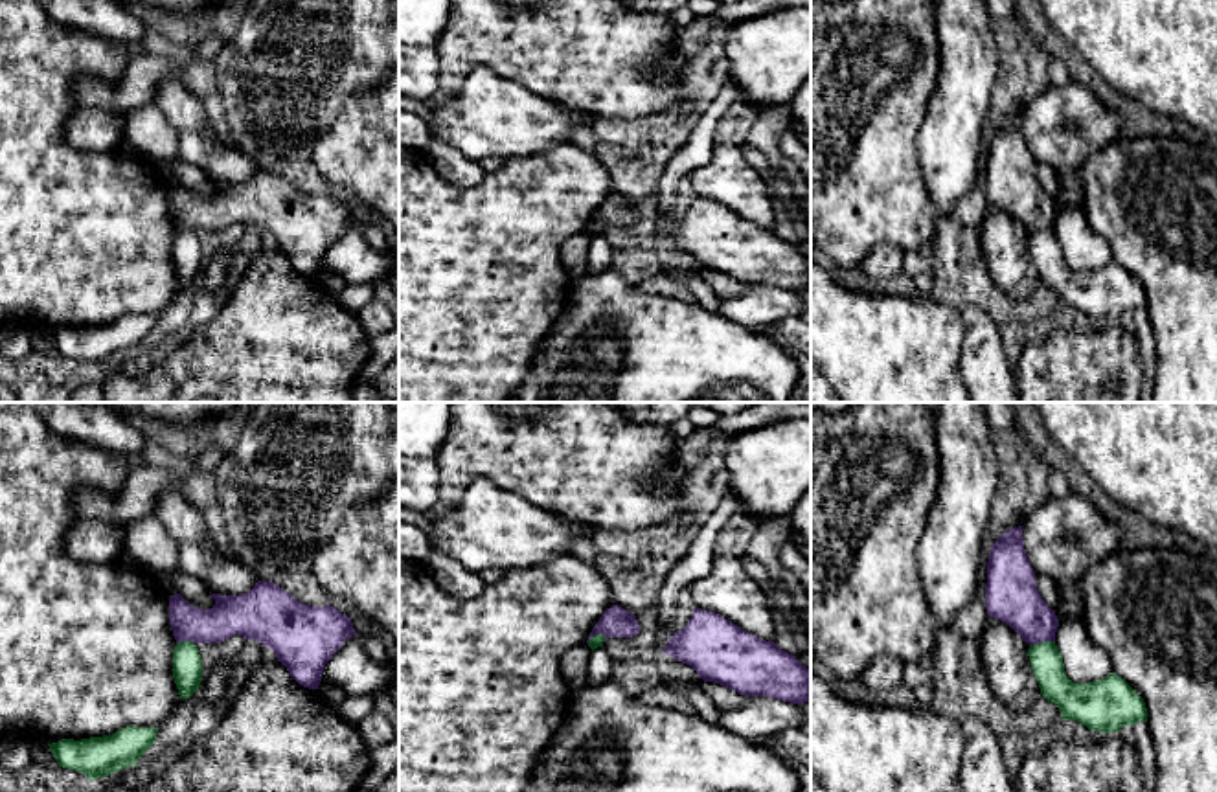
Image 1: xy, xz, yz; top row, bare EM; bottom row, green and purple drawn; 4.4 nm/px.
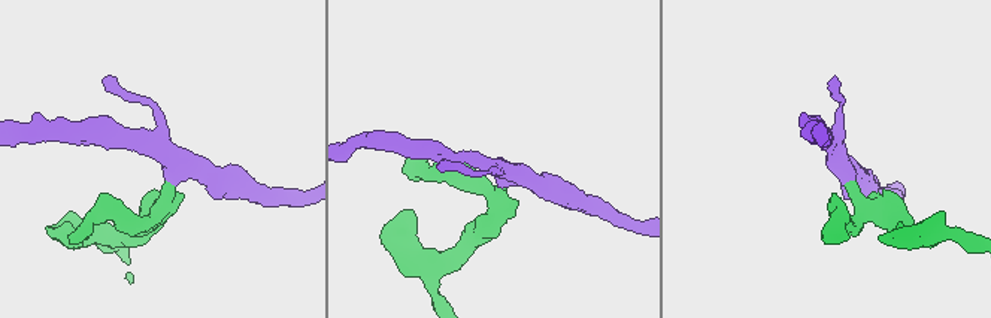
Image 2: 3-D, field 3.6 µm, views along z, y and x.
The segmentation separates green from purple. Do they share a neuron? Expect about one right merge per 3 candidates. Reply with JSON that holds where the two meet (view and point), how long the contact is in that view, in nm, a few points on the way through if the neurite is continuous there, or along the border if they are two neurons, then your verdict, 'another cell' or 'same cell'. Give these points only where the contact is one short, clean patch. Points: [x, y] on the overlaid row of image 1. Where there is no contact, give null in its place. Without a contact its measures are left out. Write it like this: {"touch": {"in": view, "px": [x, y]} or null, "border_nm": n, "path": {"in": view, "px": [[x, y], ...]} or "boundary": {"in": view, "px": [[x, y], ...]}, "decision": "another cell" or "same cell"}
{"touch": {"in": "yz", "px": [1043, 642]}, "border_nm": 110, "boundary": {"in": "yz", "px": [[1054, 640], [1030, 645]]}, "decision": "another cell"}

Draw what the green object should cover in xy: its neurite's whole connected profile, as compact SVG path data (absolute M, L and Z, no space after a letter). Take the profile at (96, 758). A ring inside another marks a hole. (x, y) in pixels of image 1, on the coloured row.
M127 726L112 735L63 739L48 746L59 766L83 772L90 781L96 781L136 766L138 759L156 742L156 733L158 728Z

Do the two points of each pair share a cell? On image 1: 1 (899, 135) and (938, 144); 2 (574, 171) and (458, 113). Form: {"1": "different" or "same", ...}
{"1": "different", "2": "different"}

